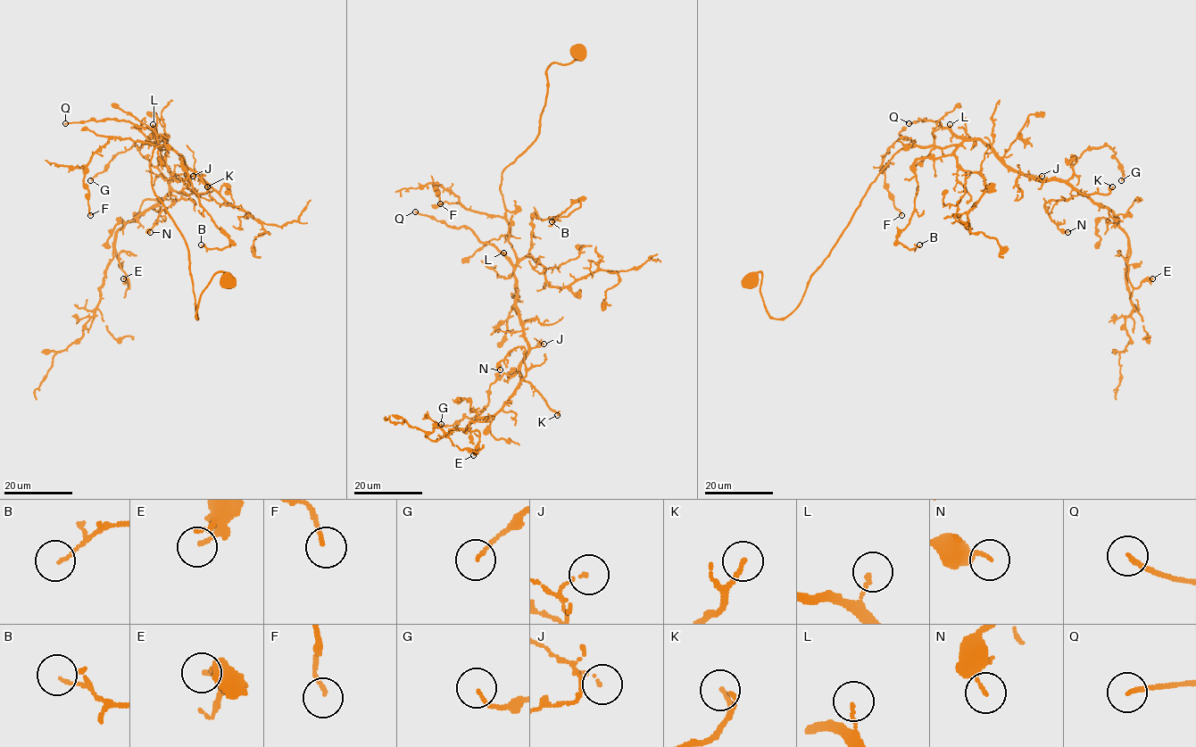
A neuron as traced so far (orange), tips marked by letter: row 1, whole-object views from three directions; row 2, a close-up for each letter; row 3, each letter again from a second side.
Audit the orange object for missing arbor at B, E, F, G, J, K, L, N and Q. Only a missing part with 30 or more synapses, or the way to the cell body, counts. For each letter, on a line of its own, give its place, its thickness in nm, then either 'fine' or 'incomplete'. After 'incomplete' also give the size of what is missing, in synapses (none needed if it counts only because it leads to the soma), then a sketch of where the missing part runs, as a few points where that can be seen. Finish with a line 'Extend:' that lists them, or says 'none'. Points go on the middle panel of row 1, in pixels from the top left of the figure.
B: at (552, 221); 80 nm thick; fine
E: at (473, 455); 170 nm thick; fine
F: at (440, 203); 120 nm thick; fine
G: at (441, 424); 100 nm thick; fine
J: at (544, 344); 80 nm thick; fine
K: at (557, 415); 160 nm thick; fine
L: at (503, 253); 100 nm thick; fine
N: at (500, 369); 120 nm thick; fine
Q: at (415, 211); 150 nm thick; incomplete; about 80 synapses; missing branch runs (415, 211), (410, 205), (377, 200), (377, 189), (388, 171), (410, 186), (413, 226), (389, 245), (372, 237)
Extend: Q

